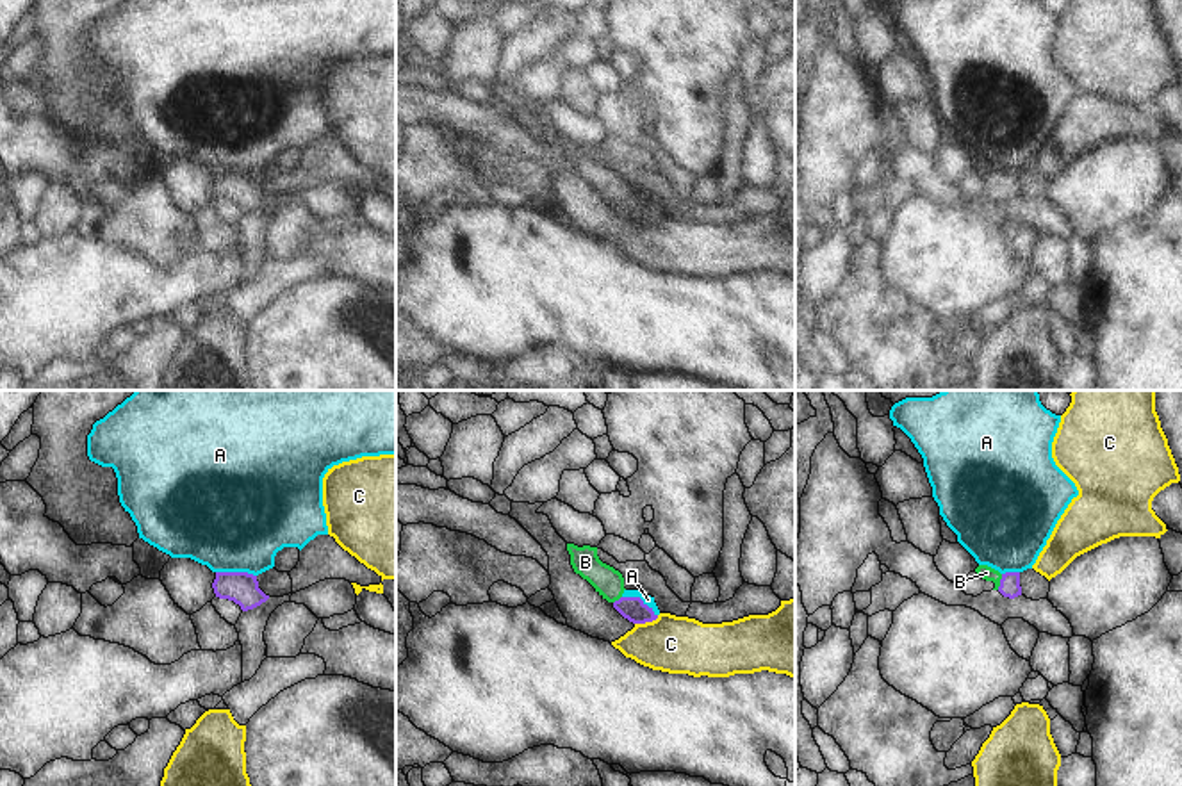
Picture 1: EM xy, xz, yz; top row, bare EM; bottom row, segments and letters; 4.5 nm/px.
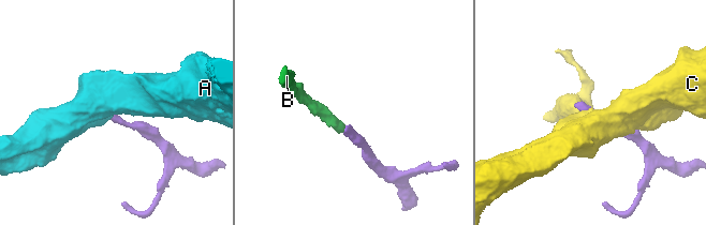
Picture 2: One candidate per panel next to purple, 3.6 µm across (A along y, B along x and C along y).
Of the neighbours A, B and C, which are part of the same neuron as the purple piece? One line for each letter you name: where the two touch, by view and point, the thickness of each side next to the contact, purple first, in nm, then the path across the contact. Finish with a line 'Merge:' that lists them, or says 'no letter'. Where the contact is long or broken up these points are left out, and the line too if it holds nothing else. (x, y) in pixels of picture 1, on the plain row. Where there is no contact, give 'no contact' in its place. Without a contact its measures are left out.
B: meets purple in yz at (1001, 182); 100 nm thick on the purple side, 70 nm on the other; runs through yz (1009, 188), (1001, 182), (986, 173)
Merge: B

